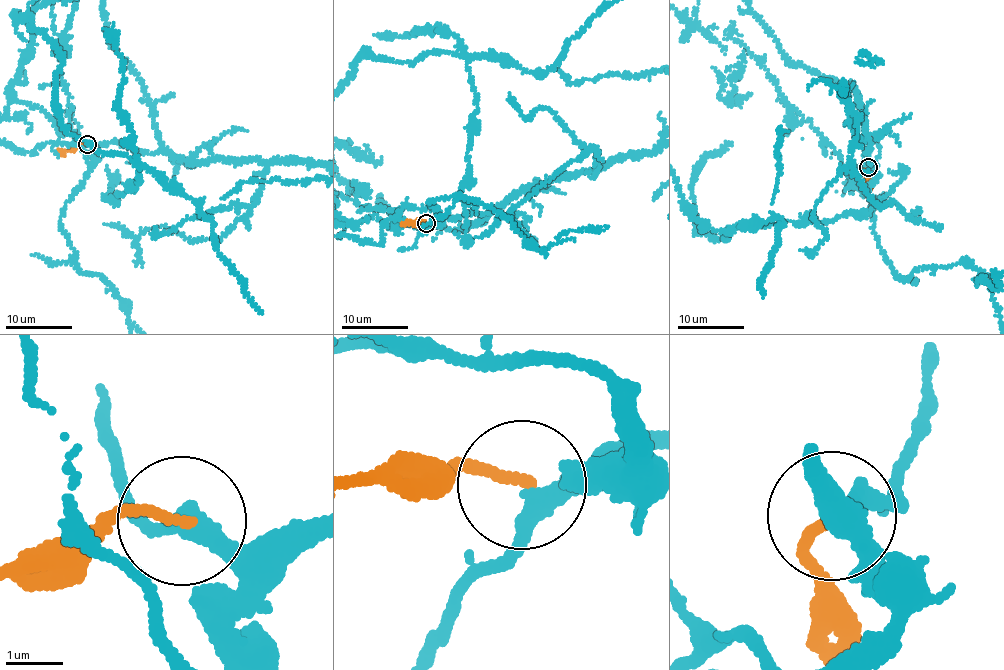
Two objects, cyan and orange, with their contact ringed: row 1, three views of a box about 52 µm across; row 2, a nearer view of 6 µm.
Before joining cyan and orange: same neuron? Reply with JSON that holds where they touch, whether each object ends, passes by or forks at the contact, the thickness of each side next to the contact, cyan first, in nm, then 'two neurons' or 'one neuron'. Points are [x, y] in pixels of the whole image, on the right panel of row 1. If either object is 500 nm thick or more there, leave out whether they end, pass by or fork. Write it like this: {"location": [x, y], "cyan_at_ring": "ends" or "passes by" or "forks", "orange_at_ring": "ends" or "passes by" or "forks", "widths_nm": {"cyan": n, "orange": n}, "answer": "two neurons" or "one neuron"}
{"location": [868, 167], "cyan_at_ring": "passes by", "orange_at_ring": "ends", "widths_nm": {"cyan": 320, "orange": 180}, "answer": "two neurons"}

